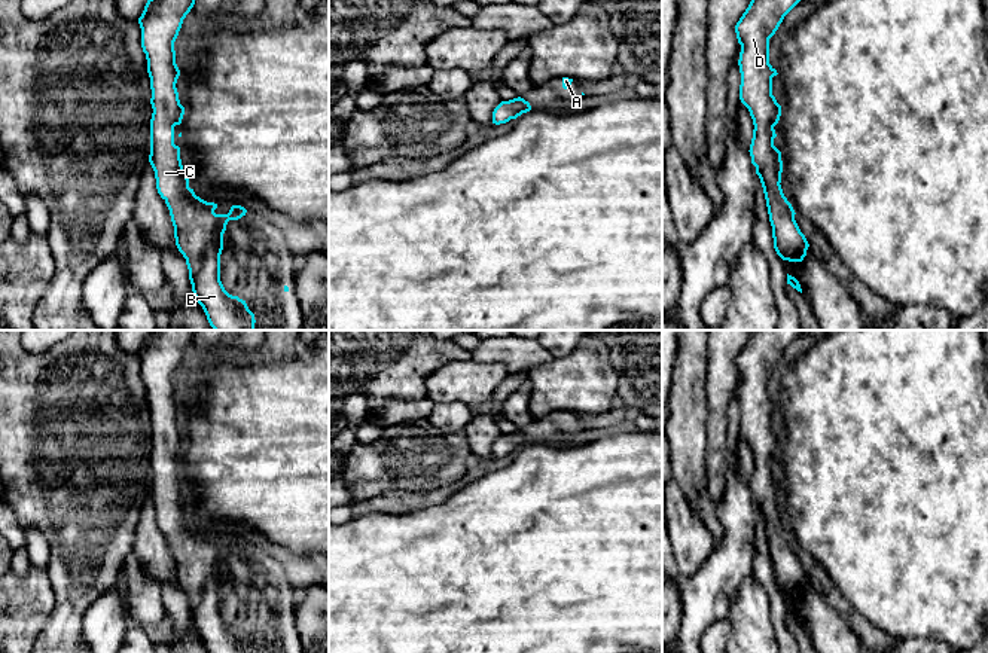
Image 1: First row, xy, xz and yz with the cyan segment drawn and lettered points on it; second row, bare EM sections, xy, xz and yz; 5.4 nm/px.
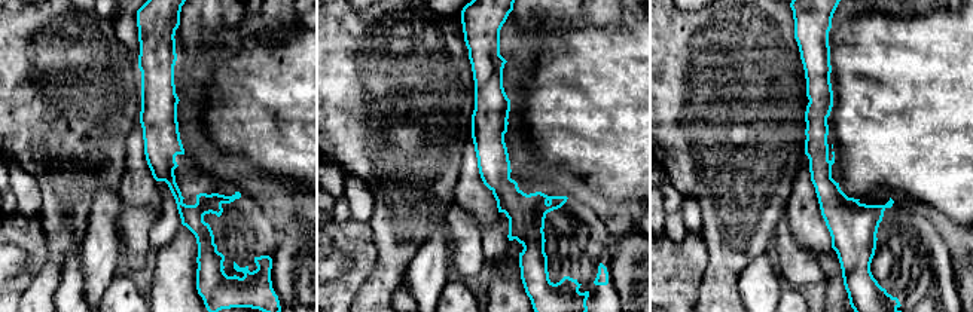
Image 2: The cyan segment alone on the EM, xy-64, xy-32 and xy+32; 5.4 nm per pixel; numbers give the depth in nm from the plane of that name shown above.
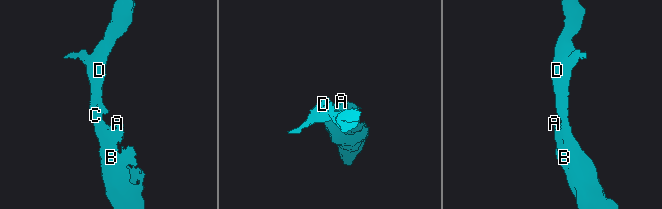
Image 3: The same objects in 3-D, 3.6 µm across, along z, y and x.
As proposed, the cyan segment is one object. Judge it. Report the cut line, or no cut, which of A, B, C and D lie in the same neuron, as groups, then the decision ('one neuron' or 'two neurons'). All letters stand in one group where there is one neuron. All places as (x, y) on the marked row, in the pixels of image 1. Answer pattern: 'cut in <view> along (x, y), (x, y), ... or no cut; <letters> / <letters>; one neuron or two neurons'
no cut; A B C D; one neuron

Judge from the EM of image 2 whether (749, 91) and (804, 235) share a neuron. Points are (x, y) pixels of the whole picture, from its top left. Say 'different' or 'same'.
different

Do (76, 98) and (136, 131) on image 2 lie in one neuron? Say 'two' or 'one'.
two

